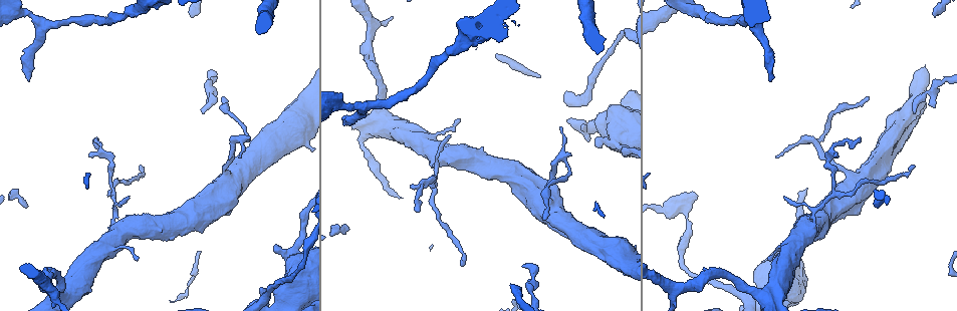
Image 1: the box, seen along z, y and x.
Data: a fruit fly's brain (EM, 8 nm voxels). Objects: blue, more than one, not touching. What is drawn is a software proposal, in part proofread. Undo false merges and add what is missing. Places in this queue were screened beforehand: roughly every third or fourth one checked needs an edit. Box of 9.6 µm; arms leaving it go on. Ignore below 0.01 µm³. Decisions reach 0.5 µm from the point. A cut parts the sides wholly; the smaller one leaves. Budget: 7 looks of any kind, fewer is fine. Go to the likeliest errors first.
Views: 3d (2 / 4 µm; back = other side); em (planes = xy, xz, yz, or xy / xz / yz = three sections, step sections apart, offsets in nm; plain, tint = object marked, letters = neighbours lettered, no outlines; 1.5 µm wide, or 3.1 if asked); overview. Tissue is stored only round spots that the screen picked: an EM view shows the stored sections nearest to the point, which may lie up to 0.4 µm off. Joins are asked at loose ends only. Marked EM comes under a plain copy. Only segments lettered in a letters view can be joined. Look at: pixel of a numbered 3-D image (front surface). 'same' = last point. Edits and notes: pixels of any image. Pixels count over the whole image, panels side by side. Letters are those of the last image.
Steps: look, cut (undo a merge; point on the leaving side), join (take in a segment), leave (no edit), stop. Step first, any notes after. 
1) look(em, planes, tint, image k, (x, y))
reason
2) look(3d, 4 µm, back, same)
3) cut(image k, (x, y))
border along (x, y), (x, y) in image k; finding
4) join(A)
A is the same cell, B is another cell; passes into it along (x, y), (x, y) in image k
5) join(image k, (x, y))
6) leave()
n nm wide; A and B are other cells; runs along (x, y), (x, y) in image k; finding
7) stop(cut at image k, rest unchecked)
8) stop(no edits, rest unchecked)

look(em, planes, letters, image 1, (90, 157))
an open end

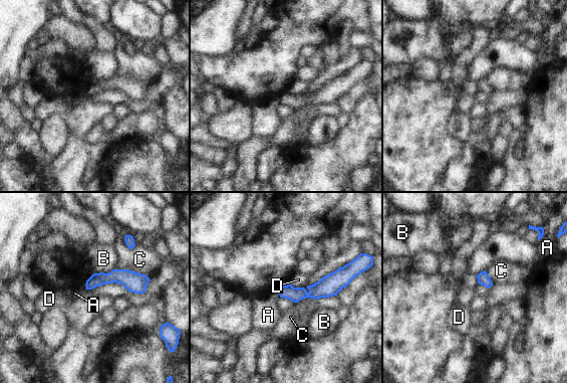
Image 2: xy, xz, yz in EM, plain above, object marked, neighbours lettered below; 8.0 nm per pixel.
leave()
A, B, C and D are other cells; border along (290, 283), (296, 288), (302, 288) in image 2; none of them fits

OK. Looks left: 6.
look(3d, 4 µm, image 1, (868, 98))
free end

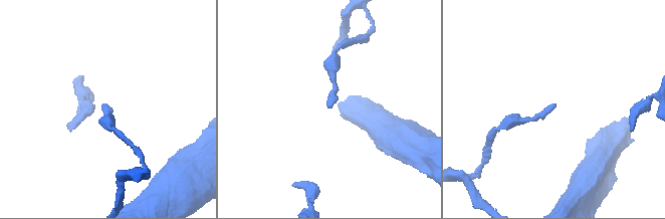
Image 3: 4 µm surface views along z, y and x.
look(em, yz, step 8, letters, image 3, (554, 104))
shape alone is not enough

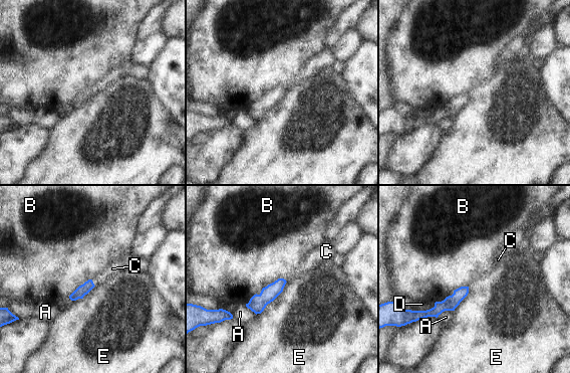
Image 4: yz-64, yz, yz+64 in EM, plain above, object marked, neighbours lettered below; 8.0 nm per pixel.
look(em, planes, letters, same)
another direction

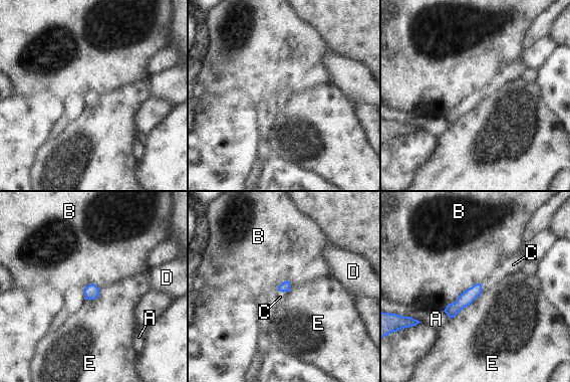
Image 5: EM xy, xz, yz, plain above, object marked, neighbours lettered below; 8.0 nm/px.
join(C)
C is the same cell, A, B, D and E are other cells; passes into it along (284, 287), (283, 292), (280, 297) in image 5; the neuron continues

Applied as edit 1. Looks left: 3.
stop(join at image 5, rest unchecked)

